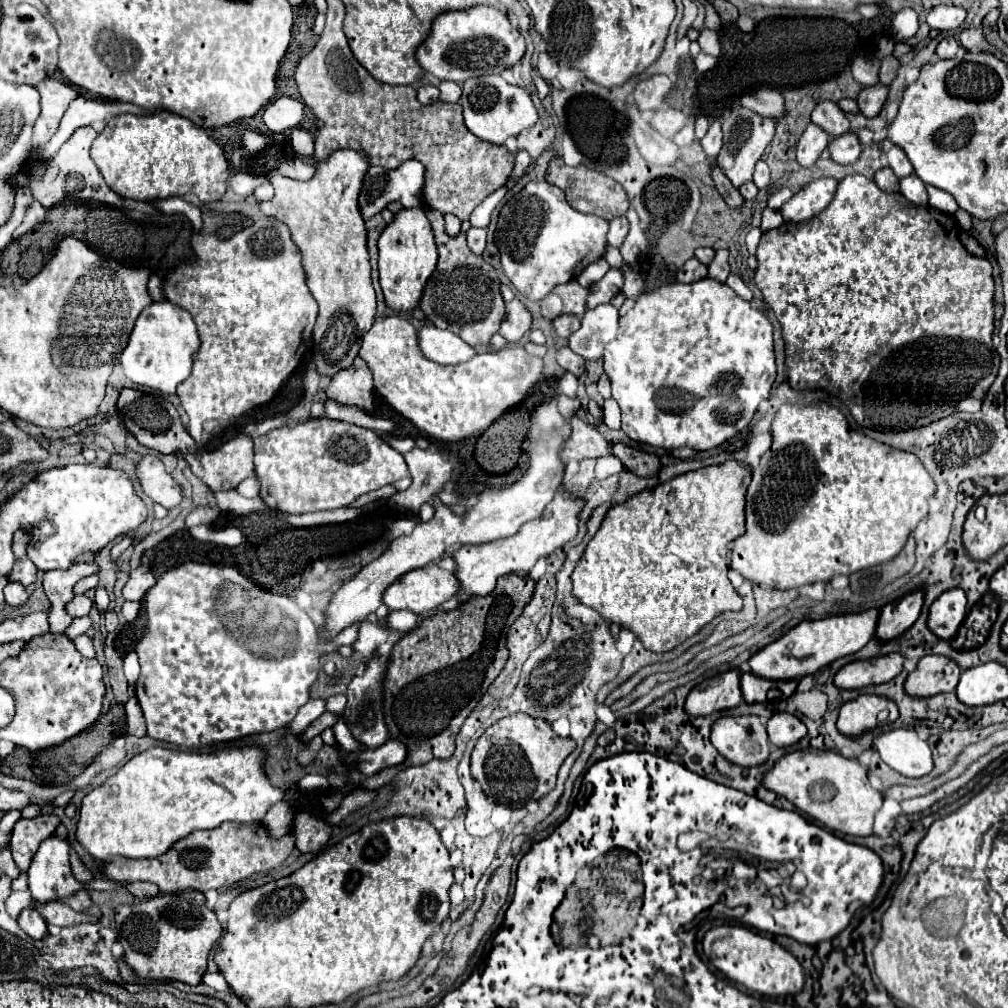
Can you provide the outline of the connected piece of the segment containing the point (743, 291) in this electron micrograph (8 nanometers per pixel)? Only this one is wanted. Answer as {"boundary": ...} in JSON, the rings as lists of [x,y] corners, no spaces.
{"boundary":[[[729,274],[729,278],[727,278],[725,284],[727,284],[731,290],[735,290],[743,300],[751,300],[751,298],[753,298],[751,290],[745,286],[745,282],[743,282],[737,274]]]}

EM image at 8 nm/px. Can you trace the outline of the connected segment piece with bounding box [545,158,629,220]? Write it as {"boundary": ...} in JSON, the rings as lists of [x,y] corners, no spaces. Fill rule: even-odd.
{"boundary":[[[553,158],[549,162],[545,180],[549,184],[559,186],[565,192],[569,204],[579,212],[595,214],[595,216],[601,216],[605,220],[613,220],[617,216],[623,216],[629,210],[629,198],[627,198],[627,192],[623,190],[623,186],[597,170],[591,170],[585,166],[567,166],[561,158]]]}

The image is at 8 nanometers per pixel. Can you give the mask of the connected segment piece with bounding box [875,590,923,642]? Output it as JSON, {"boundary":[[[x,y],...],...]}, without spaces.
{"boundary":[[[915,590],[891,604],[887,604],[877,620],[875,636],[881,642],[889,642],[901,636],[913,622],[919,618],[919,610],[923,606],[923,590]]]}

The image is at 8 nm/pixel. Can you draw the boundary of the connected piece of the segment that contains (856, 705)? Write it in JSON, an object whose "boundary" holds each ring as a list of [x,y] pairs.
{"boundary":[[[863,694],[841,706],[837,730],[849,738],[859,738],[879,726],[877,714],[881,710],[889,712],[889,724],[897,720],[897,706],[893,702],[887,702],[887,698],[879,698],[875,694]]]}

